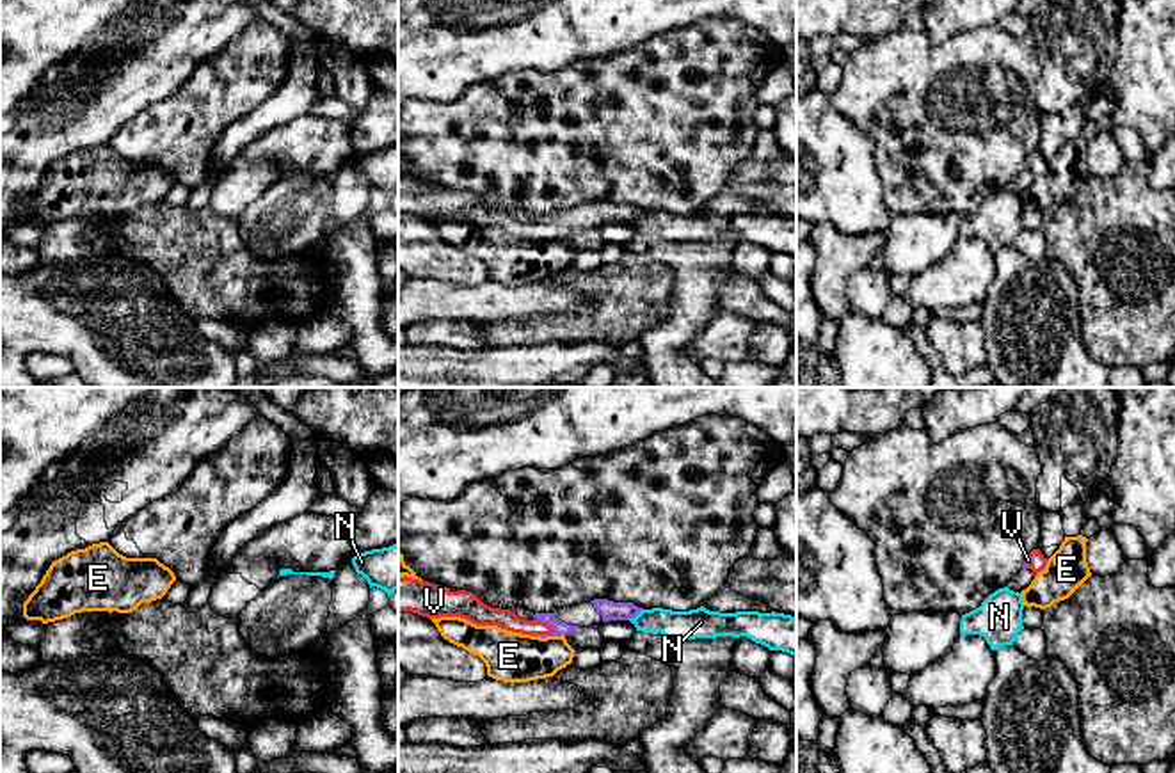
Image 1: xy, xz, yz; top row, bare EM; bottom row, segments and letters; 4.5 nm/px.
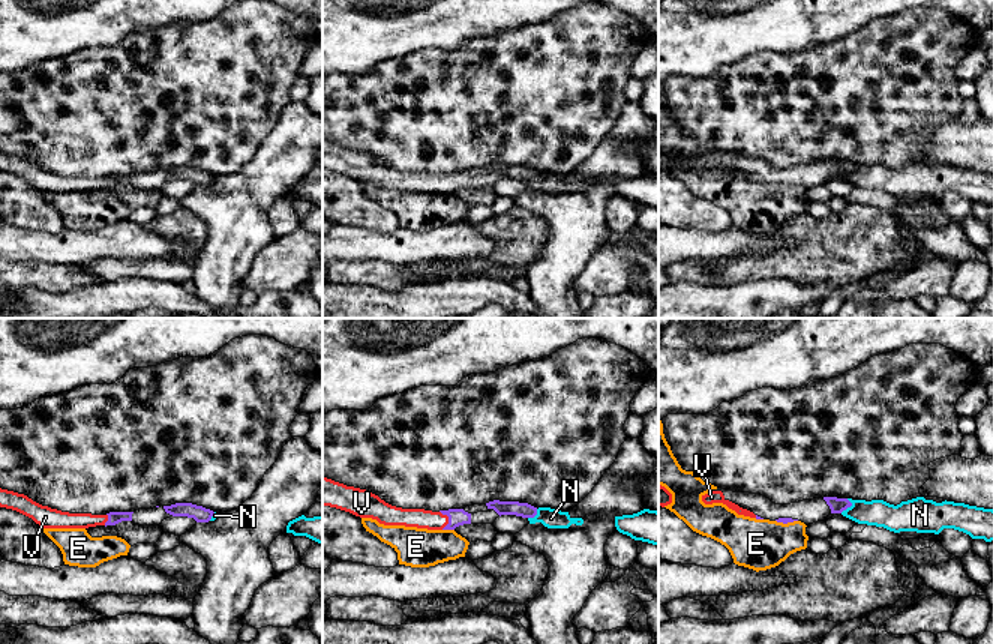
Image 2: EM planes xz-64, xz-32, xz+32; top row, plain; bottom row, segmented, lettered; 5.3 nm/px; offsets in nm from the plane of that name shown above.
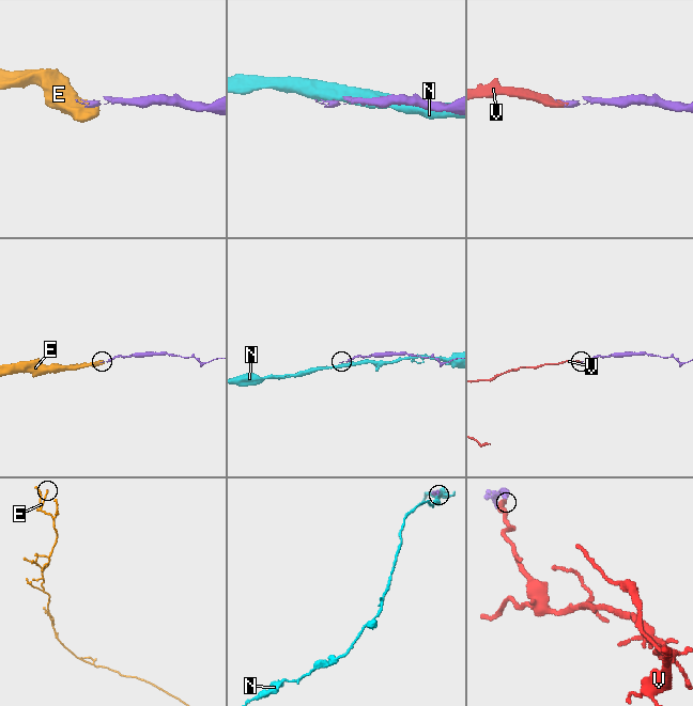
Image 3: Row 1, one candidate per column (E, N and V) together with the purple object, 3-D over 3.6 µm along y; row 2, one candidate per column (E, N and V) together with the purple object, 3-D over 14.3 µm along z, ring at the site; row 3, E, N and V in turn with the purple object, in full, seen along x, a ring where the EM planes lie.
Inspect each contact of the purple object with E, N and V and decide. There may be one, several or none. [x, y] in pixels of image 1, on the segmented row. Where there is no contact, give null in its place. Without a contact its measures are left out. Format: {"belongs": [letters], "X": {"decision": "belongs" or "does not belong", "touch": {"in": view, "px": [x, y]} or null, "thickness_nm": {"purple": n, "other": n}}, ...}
{"belongs": ["V"], "E": {"decision": "does not belong", "touch": {"in": "xz", "px": [546, 635]}, "thickness_nm": {"purple": 70, "other": 220}}, "N": {"decision": "does not belong", "touch": {"in": "xz", "px": [635, 615]}, "thickness_nm": {"purple": 90, "other": 130}}, "V": {"decision": "belongs", "touch": {"in": "xz", "px": [543, 635]}, "thickness_nm": {"purple": 70, "other": 90}}}

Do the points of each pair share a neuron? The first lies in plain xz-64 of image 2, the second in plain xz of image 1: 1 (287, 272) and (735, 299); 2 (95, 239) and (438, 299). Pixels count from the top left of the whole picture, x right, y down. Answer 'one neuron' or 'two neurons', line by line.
1: two neurons
2: one neuron

